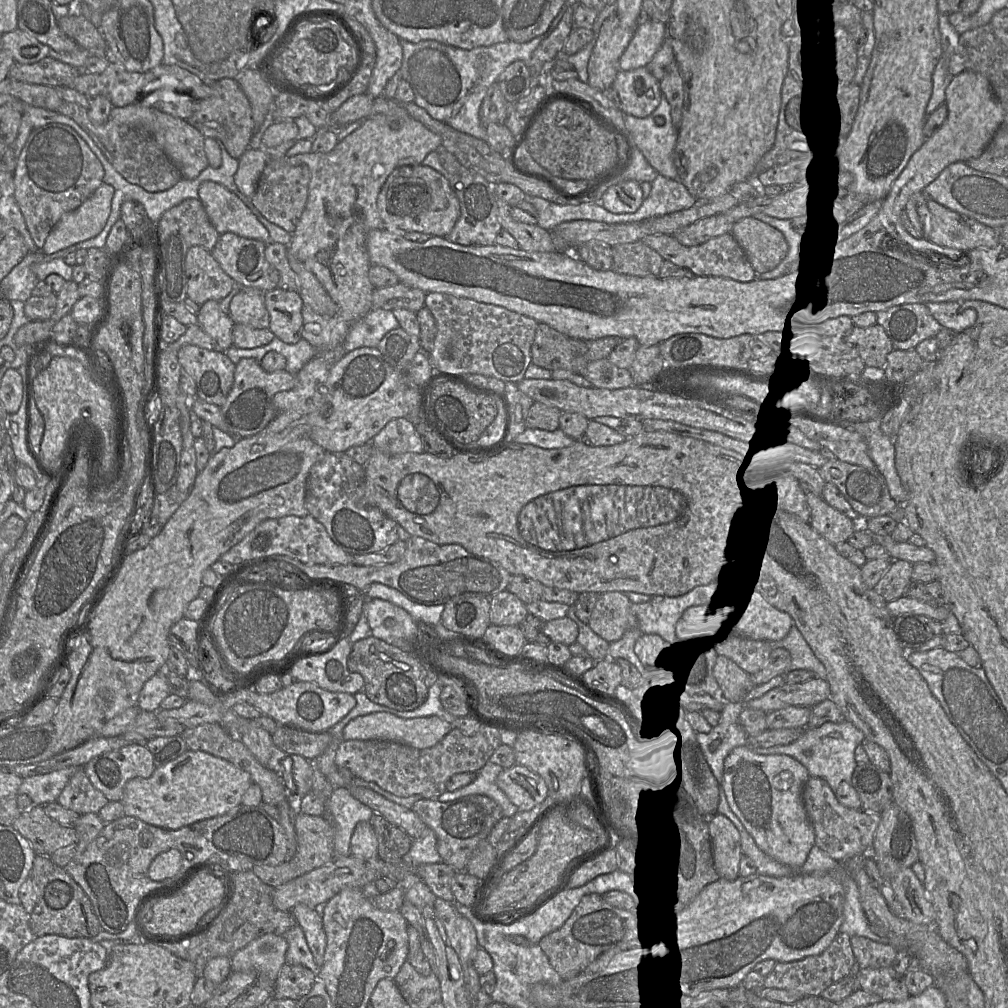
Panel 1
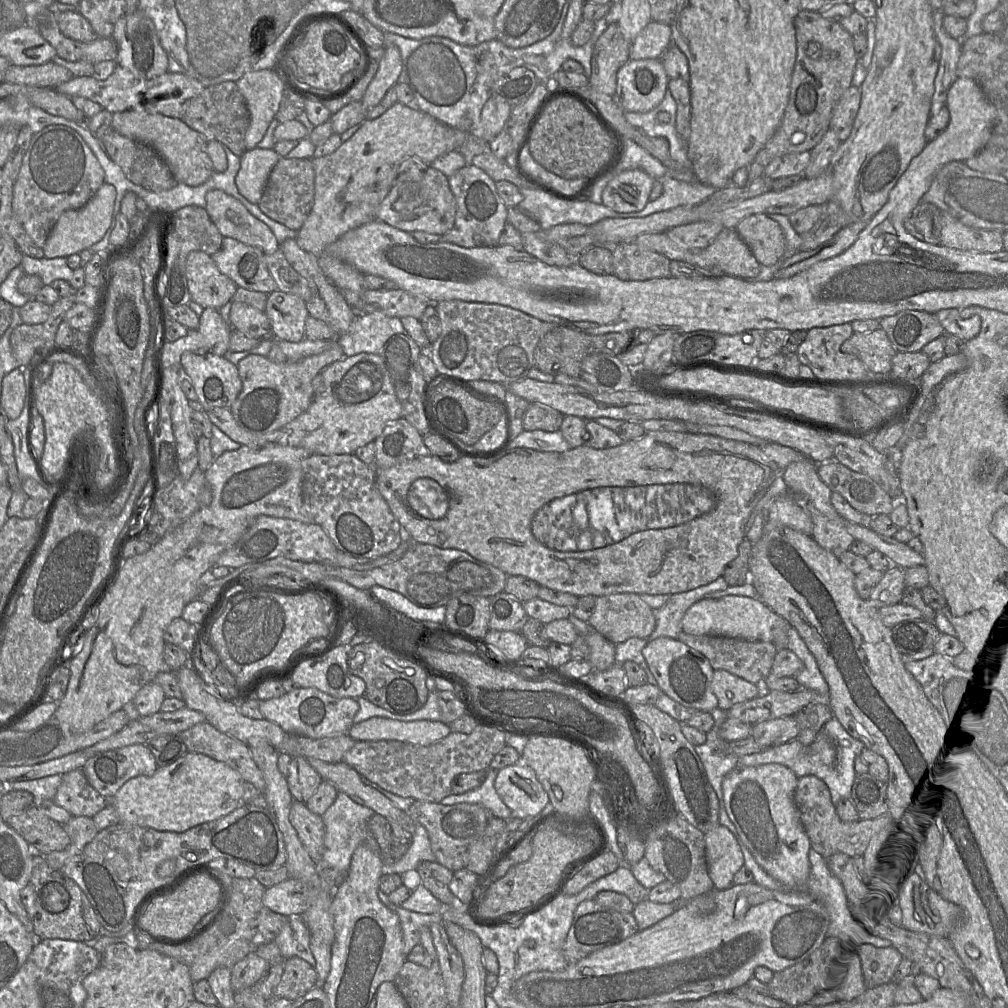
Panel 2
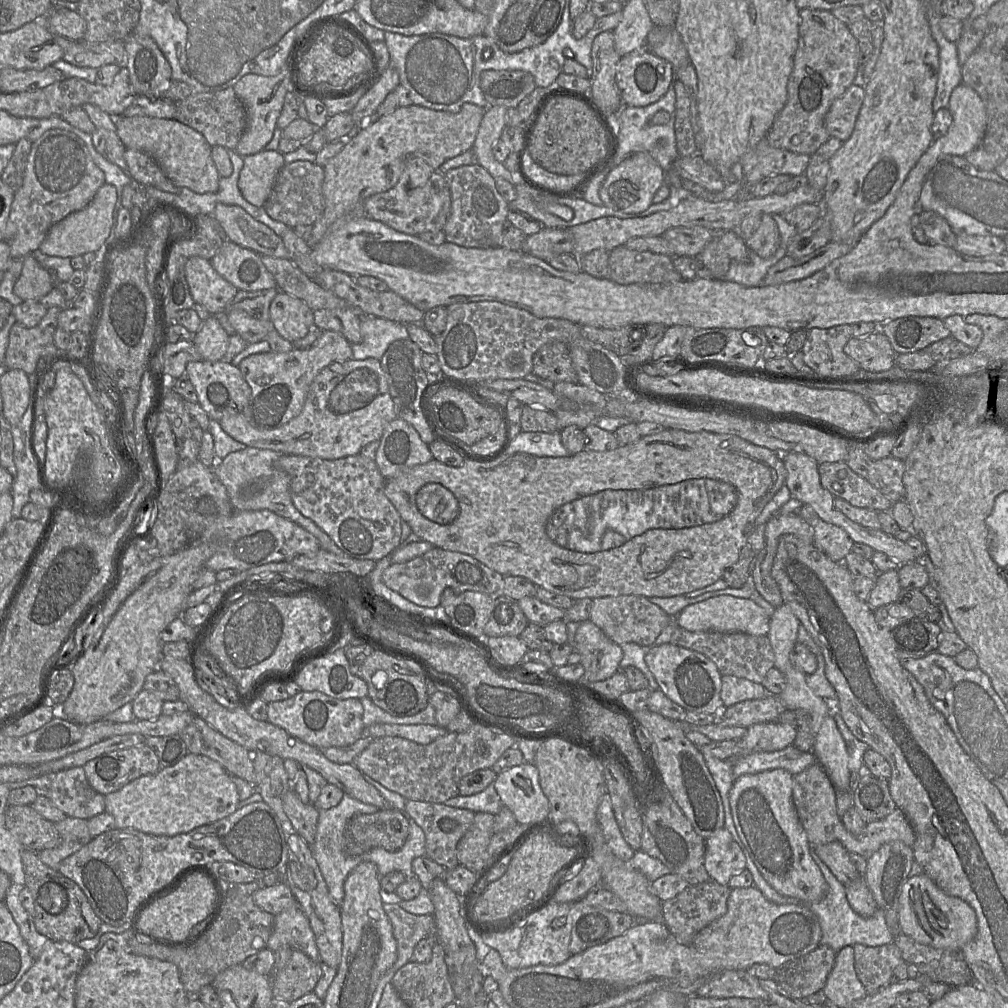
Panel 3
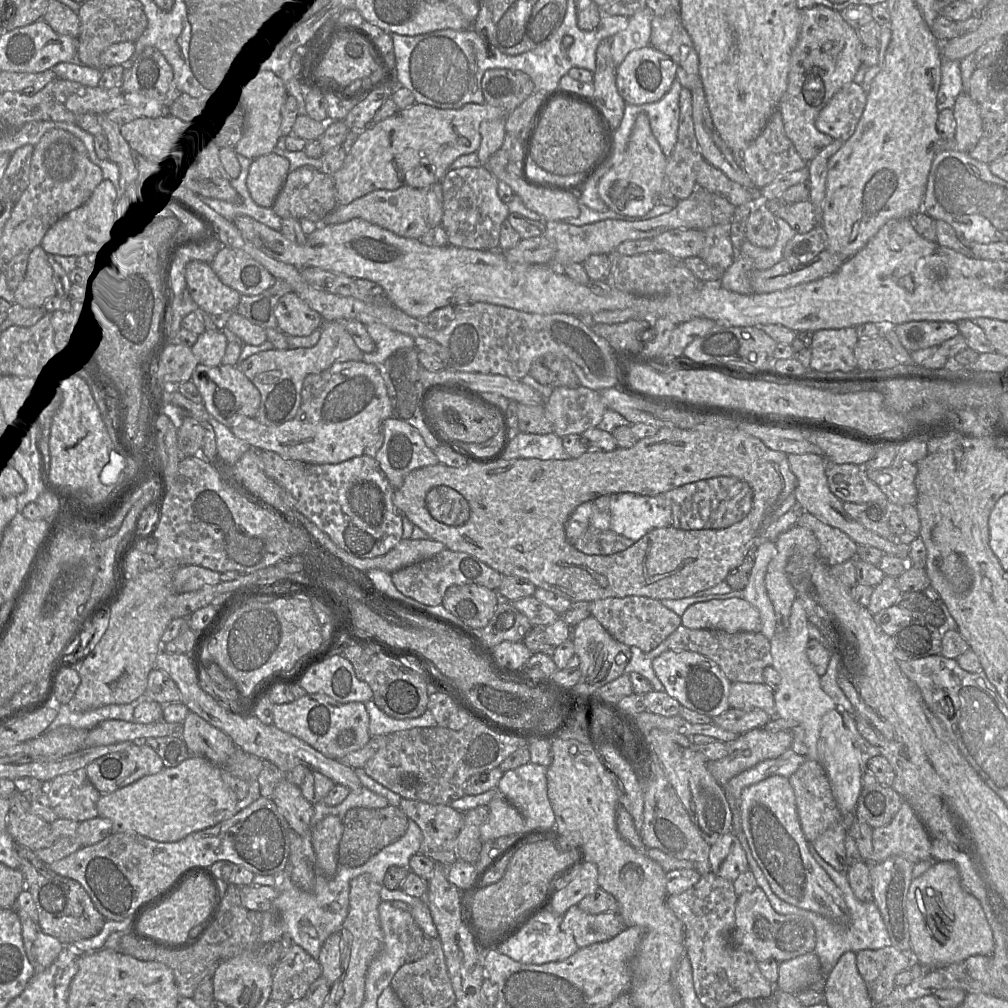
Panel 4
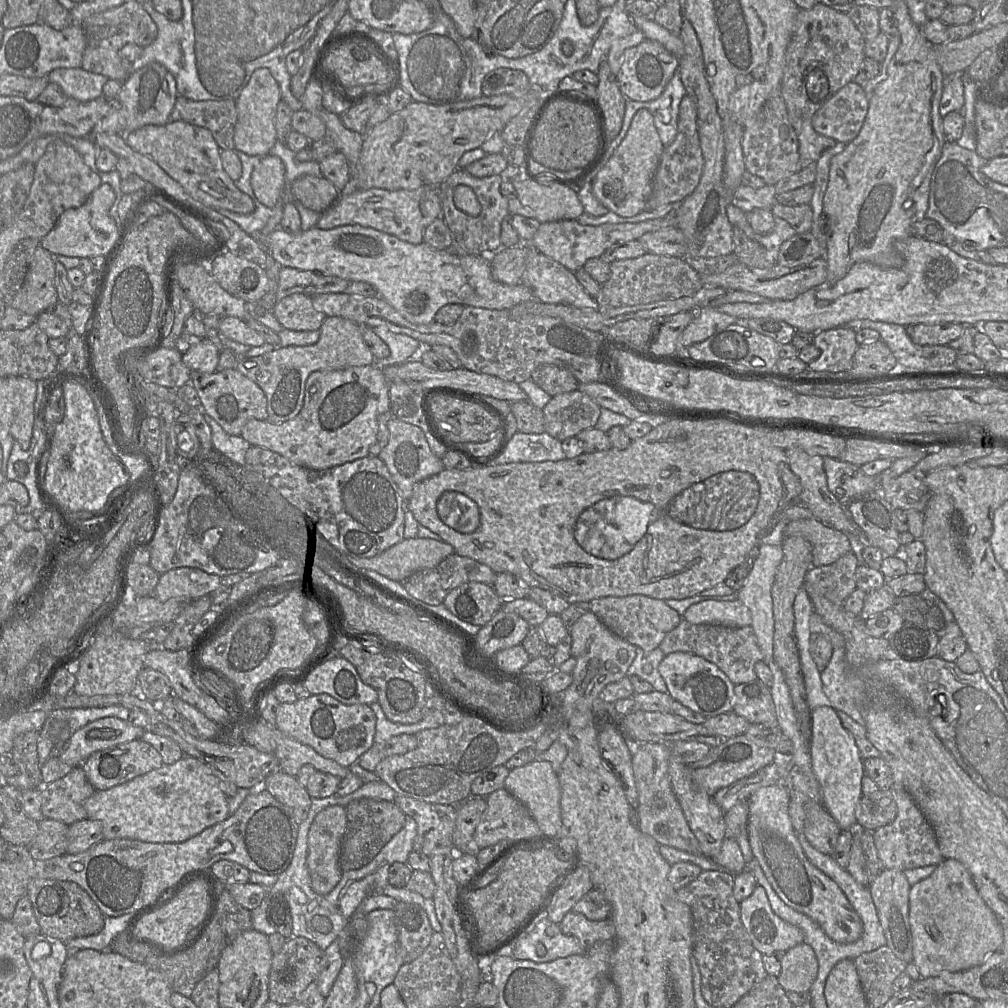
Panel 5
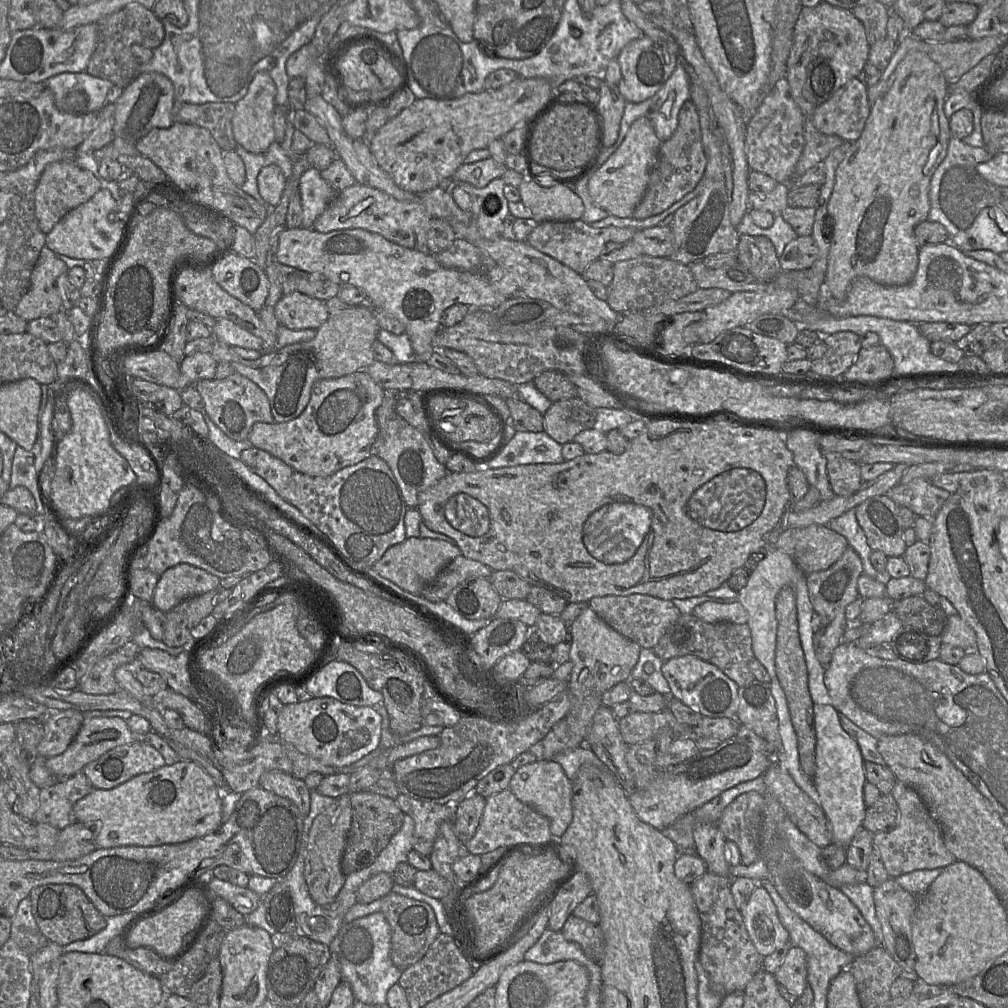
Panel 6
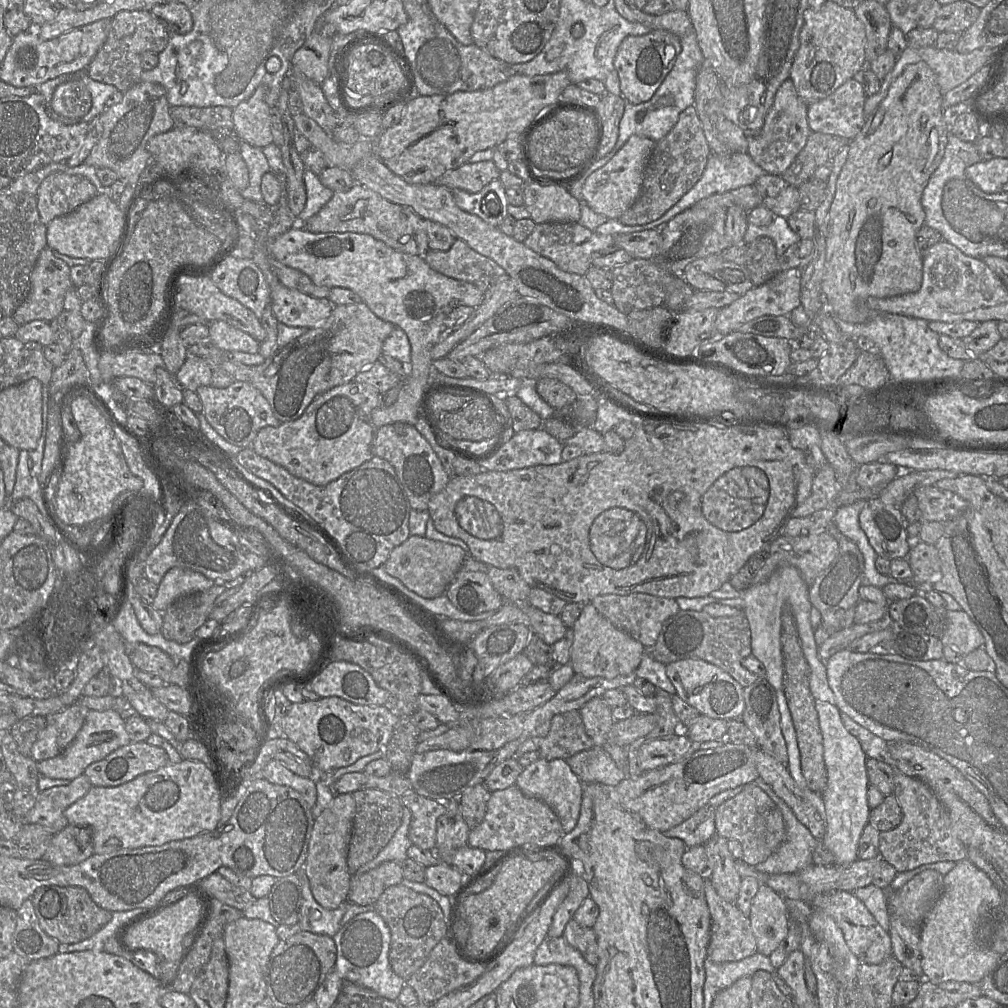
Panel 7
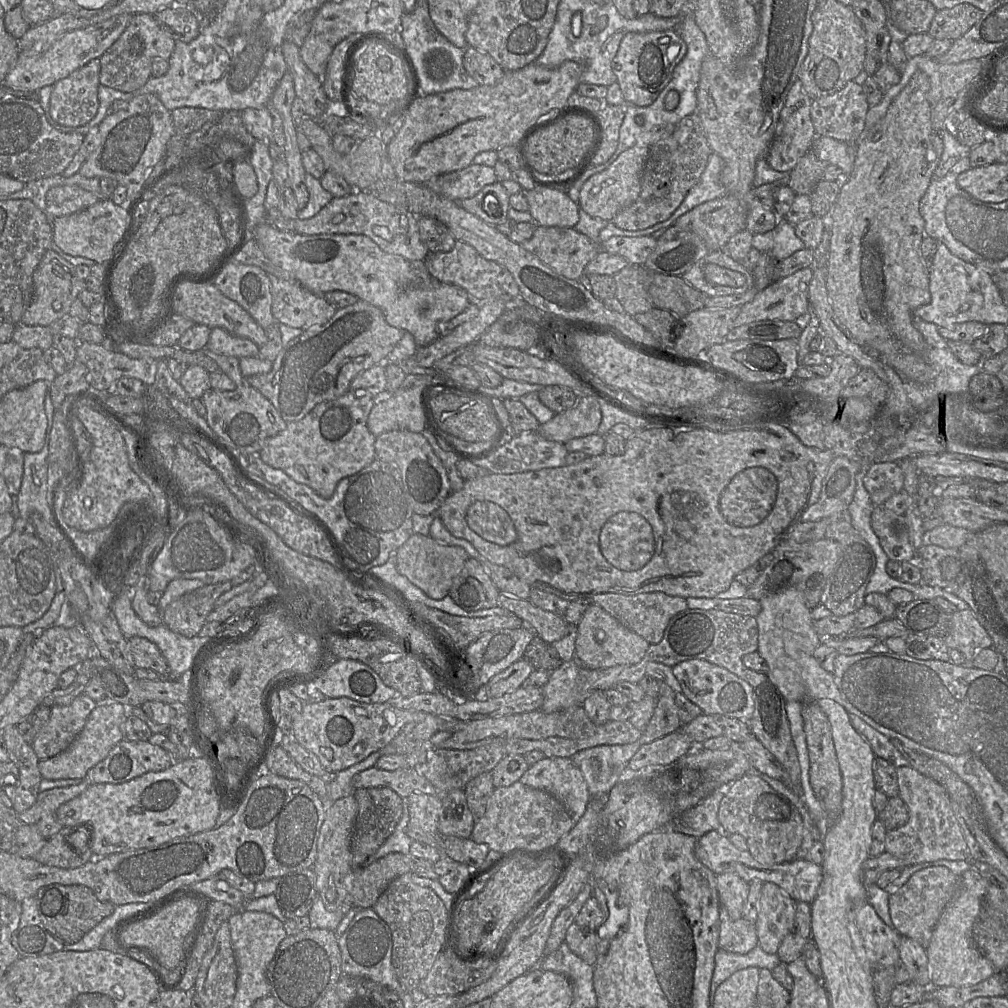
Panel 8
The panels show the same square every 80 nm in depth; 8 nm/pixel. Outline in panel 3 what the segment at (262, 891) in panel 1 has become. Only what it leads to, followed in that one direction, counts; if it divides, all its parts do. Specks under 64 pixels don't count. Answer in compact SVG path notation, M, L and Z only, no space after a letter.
M257 880L249 883L225 883L225 899L220 914L206 935L189 948L175 949L145 943L133 936L128 943L128 952L175 964L185 991L190 997L197 997L199 991L211 984L220 972L242 964L246 958L267 947L275 916L257 906L253 900L253 893L261 886Z

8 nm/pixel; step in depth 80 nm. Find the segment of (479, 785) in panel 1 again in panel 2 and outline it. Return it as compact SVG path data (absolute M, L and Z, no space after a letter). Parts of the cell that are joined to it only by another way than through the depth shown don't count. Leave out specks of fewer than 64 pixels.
M489 767L485 781L478 788L463 794L451 794L440 803L443 805L458 803L482 805L492 816L509 820L512 818L512 812L497 794L494 786L498 771Z

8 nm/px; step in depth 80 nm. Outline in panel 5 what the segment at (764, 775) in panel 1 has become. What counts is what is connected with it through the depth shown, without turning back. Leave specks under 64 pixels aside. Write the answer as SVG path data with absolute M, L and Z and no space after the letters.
M783 783L761 787L750 795L748 837L754 855L780 899L816 922L835 942L848 944L863 933L863 923L841 888L806 857L789 815L790 792Z

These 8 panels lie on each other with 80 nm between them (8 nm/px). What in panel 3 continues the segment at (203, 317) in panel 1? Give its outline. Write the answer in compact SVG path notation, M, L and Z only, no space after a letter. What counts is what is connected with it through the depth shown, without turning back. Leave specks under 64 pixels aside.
M210 316L202 322L192 342L203 360L216 362L223 359L228 347L229 336L218 319Z

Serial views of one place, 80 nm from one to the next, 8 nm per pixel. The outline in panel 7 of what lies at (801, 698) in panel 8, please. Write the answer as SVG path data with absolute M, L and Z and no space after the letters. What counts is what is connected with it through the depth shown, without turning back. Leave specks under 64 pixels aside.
M786 566L777 570L764 583L751 585L742 593L744 601L744 615L748 619L751 631L752 655L763 663L766 669L766 680L776 690L779 712L781 715L781 730L787 745L787 768L798 787L803 787L810 800L824 813L824 802L820 794L812 791L806 783L801 769L801 756L798 743L790 720L790 709L783 691L783 652L781 647L781 609L784 603L790 603L796 618L798 634L804 656L810 667L809 688L816 700L836 704L836 698L829 686L826 664L818 654L818 645L815 642L815 630L811 626L810 612L812 603L809 599L809 586L801 576L799 570L793 566Z

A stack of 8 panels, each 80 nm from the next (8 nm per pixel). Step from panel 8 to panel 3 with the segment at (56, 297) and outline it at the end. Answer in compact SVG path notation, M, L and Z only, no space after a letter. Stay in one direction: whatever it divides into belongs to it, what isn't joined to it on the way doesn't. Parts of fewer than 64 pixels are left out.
M31 254L24 257L23 268L13 292L23 301L40 301L53 288L50 272Z

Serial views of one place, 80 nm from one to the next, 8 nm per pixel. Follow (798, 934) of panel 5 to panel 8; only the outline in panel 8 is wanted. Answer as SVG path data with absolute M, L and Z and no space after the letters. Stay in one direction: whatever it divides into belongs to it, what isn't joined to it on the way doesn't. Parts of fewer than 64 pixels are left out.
M765 883L757 901L755 928L758 945L768 954L776 954L789 933L796 912L796 901L773 883Z

